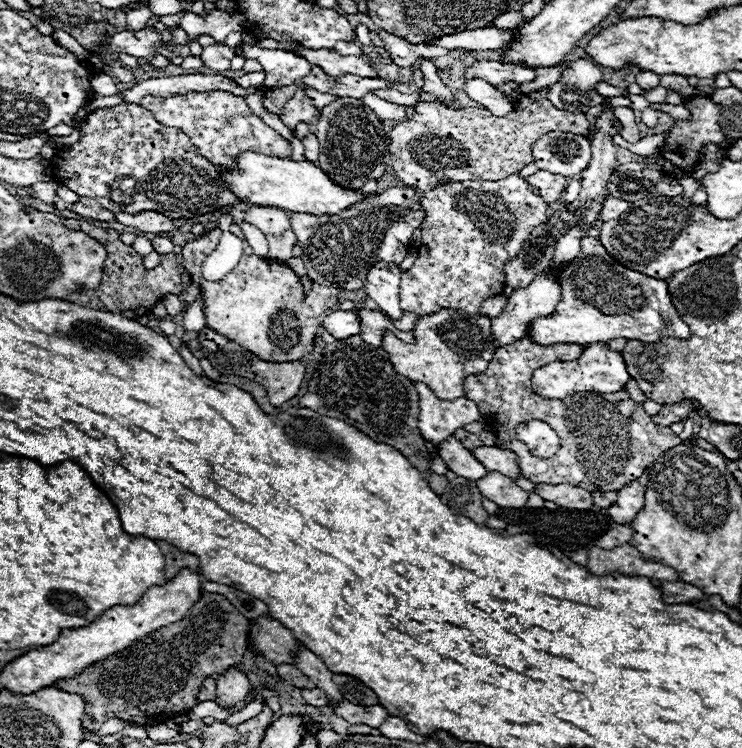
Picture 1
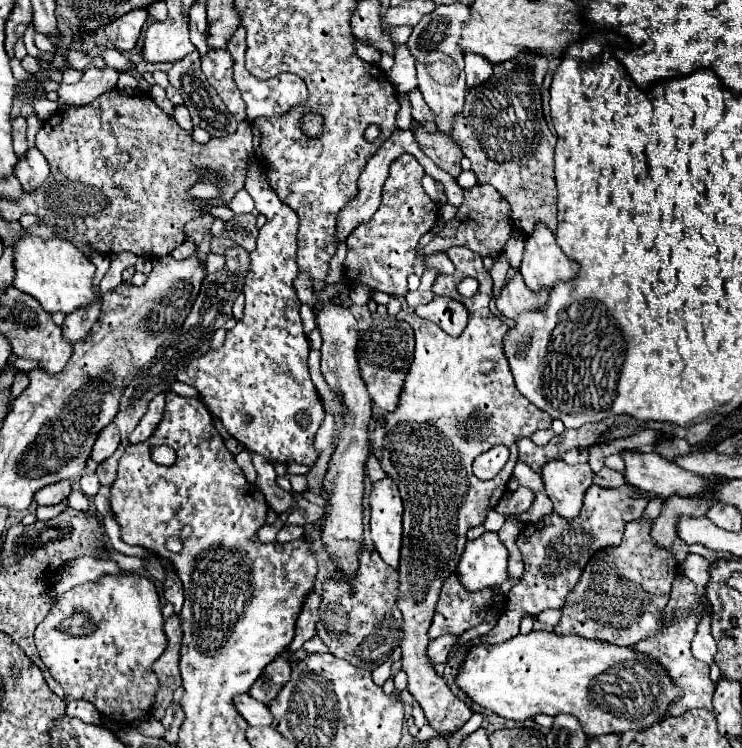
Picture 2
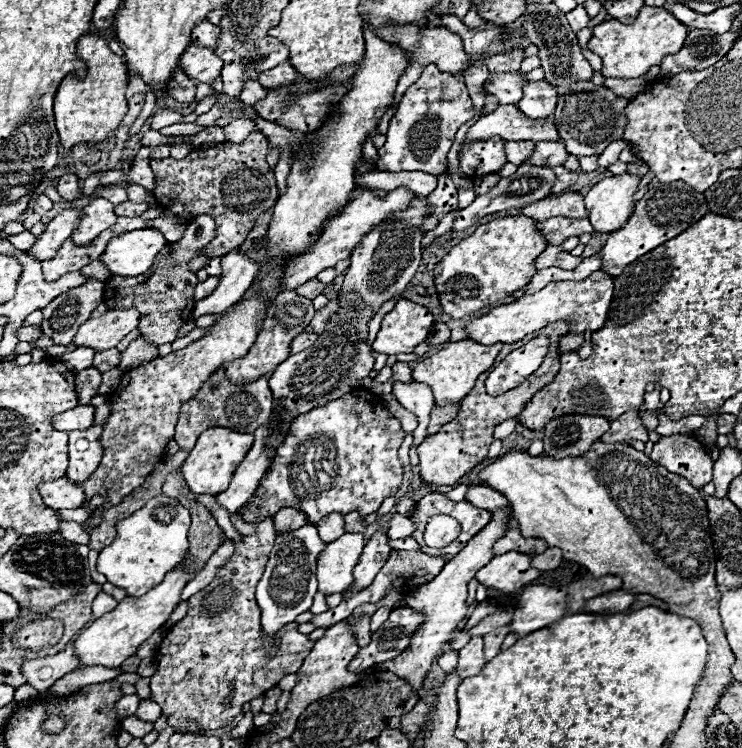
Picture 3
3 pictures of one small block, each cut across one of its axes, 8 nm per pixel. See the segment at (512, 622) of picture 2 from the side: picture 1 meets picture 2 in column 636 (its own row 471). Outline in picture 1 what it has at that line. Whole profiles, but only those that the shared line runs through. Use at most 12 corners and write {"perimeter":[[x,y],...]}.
{"perimeter":[[480,446],[472,454],[488,472],[520,476],[516,456],[498,446]]}

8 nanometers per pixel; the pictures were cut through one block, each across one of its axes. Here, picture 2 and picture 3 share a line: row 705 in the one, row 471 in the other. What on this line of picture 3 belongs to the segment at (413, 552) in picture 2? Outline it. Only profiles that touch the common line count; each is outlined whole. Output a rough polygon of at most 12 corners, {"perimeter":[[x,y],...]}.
{"perimeter":[[544,360],[502,396],[480,374],[458,416],[418,446],[426,484],[456,484],[486,458],[494,428],[554,378]]}

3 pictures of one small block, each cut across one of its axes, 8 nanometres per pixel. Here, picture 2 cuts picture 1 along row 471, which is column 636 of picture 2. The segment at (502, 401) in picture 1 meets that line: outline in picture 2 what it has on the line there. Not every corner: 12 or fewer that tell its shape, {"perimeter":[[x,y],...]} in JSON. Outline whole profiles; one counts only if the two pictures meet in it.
{"perimeter":[[626,526],[566,598],[558,636],[636,646],[660,630],[676,556]]}

